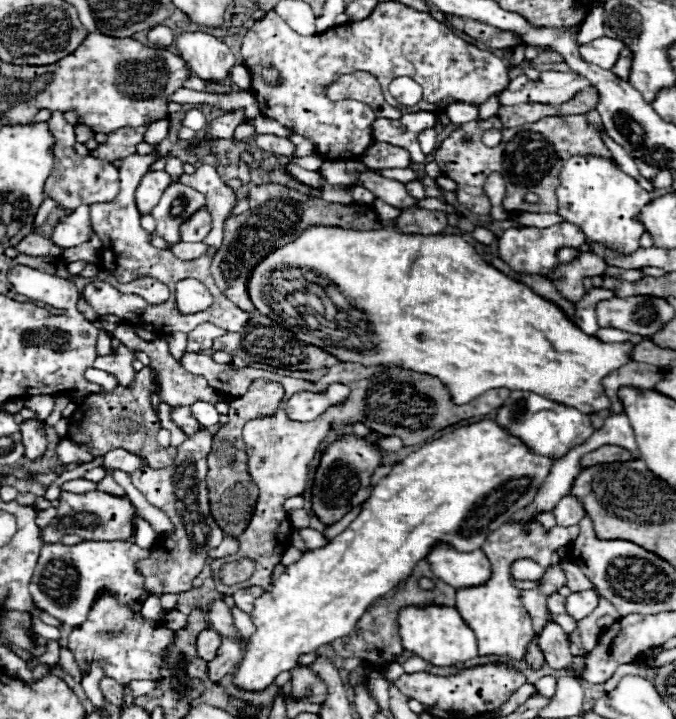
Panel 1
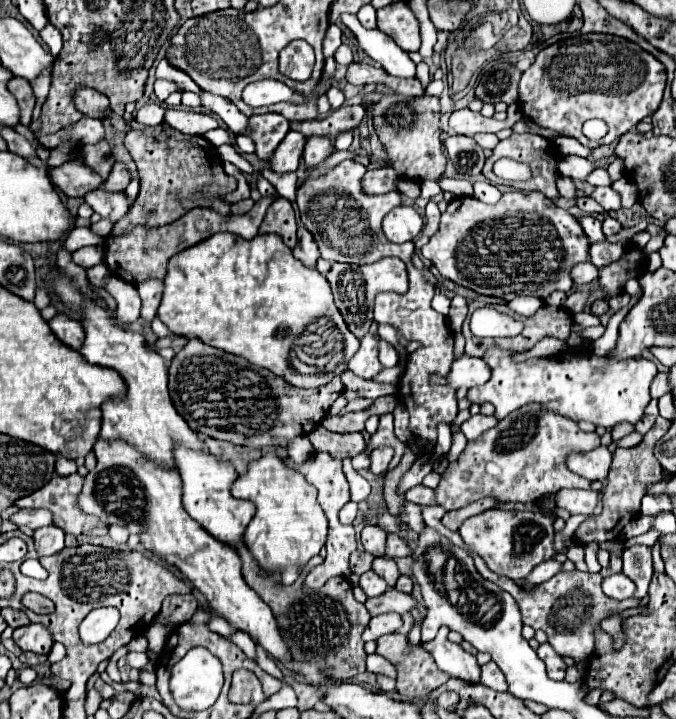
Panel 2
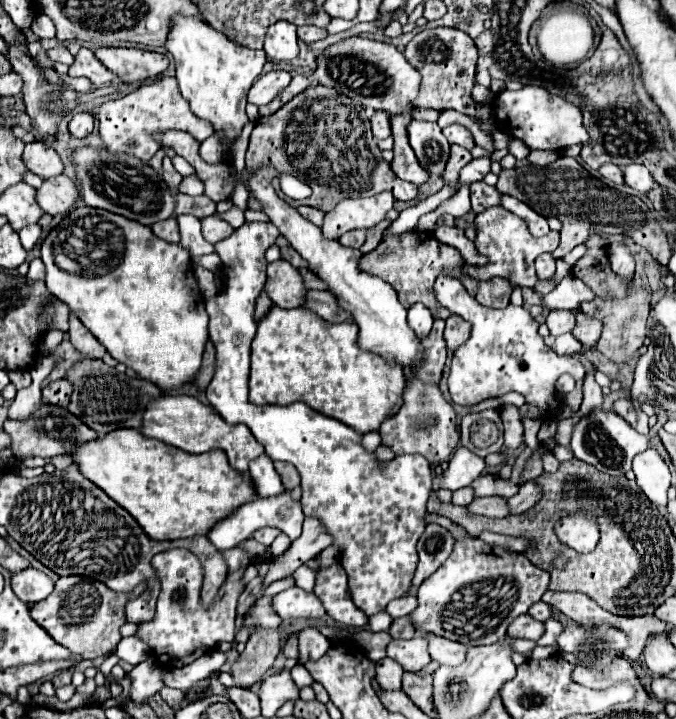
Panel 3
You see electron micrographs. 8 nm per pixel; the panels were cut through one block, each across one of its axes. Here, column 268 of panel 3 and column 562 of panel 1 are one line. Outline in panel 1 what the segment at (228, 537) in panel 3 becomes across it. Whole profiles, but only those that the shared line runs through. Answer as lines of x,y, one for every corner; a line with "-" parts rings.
566,496
562,498
554,510
552,510
554,518
556,518
556,524
561,527
576,526
584,516
586,516
586,510
582,506
582,502
578,502
578,498
574,496

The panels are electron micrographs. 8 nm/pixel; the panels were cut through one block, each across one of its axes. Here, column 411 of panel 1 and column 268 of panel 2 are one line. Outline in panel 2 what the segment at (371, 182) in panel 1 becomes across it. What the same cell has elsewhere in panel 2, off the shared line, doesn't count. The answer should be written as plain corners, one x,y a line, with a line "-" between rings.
262,196
254,204
254,208
244,216
222,216
222,214
210,210
210,208
206,208
206,210
196,208
196,210
190,210
188,214
184,214
182,218
178,218
178,220
166,224
166,226
148,228
144,224
138,224
128,234
110,236
106,240
106,244
104,244
104,262
106,262
112,276
118,276
118,278
128,280
132,284
138,284
146,278
164,278
166,264
174,254
210,238
212,234
232,232
232,234
242,236
244,240
254,238
258,234
258,228
260,228
260,222
262,222
264,214
266,214
266,208
274,200
276,200
276,196

